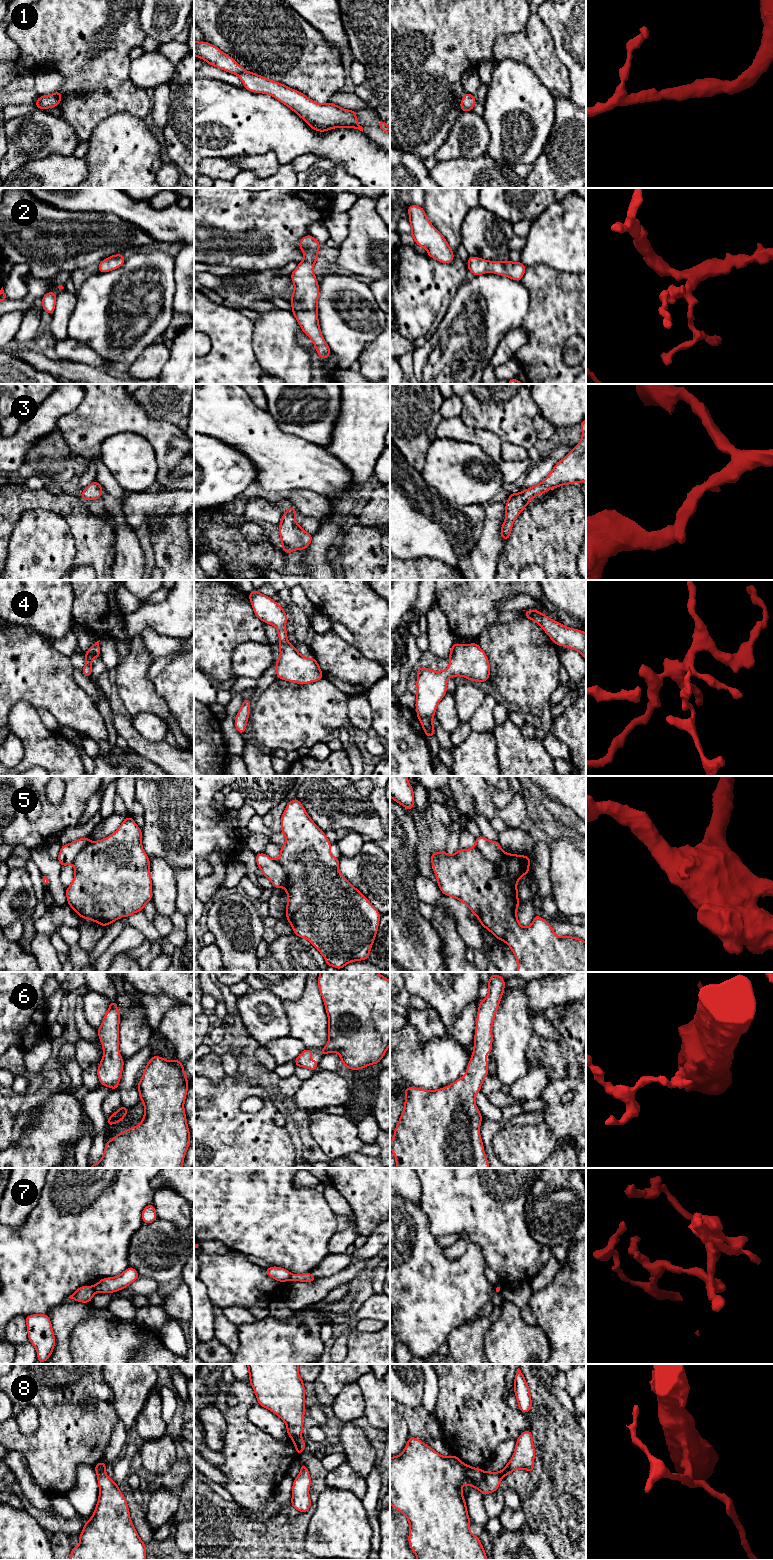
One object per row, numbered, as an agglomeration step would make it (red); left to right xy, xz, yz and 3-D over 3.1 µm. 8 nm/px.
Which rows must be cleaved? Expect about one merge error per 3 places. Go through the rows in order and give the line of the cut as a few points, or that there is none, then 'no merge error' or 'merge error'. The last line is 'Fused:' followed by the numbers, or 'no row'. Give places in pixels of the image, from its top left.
1: no cut; no merge error
2: no cut; no merge error
3: no cut; no merge error
4: no cut; no merge error
5: cut in yz along (475, 845), (480, 853), (489, 861), (498, 861), (504, 853); merge error
6: no cut; no merge error
7: cut in xy along (93, 1286), (95, 1290); merge error
8: cut in yz along (486, 1472), (486, 1475), (480, 1481), (473, 1482), (470, 1480); merge error
Fused: 5, 7, 8

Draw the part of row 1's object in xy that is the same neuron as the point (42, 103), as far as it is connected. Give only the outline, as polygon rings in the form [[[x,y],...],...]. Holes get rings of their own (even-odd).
[[[57,91],[46,96],[40,95],[38,100],[33,104],[35,104],[39,109],[45,110],[50,107],[57,107],[60,104],[61,98],[62,98],[61,92]]]

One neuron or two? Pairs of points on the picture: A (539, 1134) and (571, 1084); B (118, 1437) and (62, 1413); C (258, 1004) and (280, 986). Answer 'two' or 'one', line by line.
A: one
B: two
C: two

